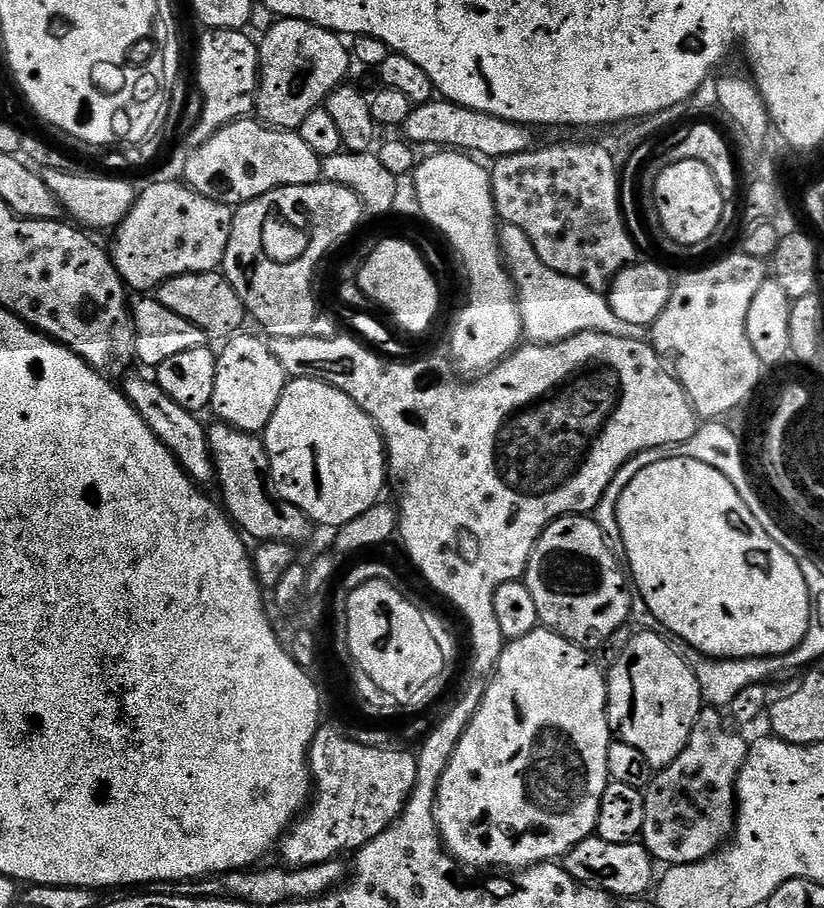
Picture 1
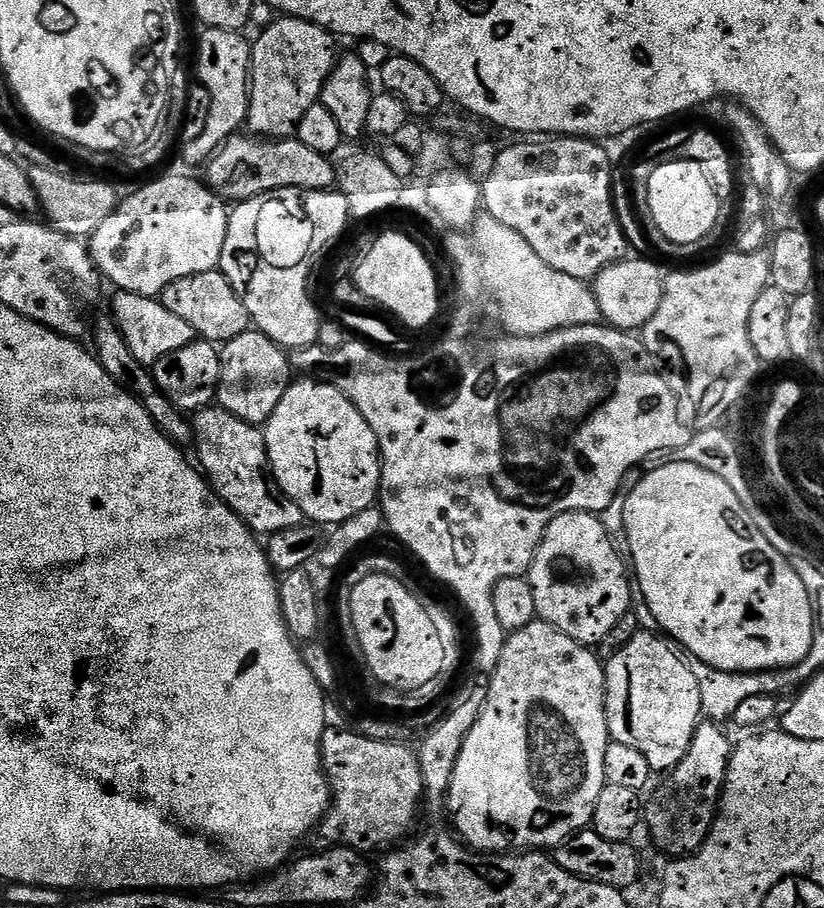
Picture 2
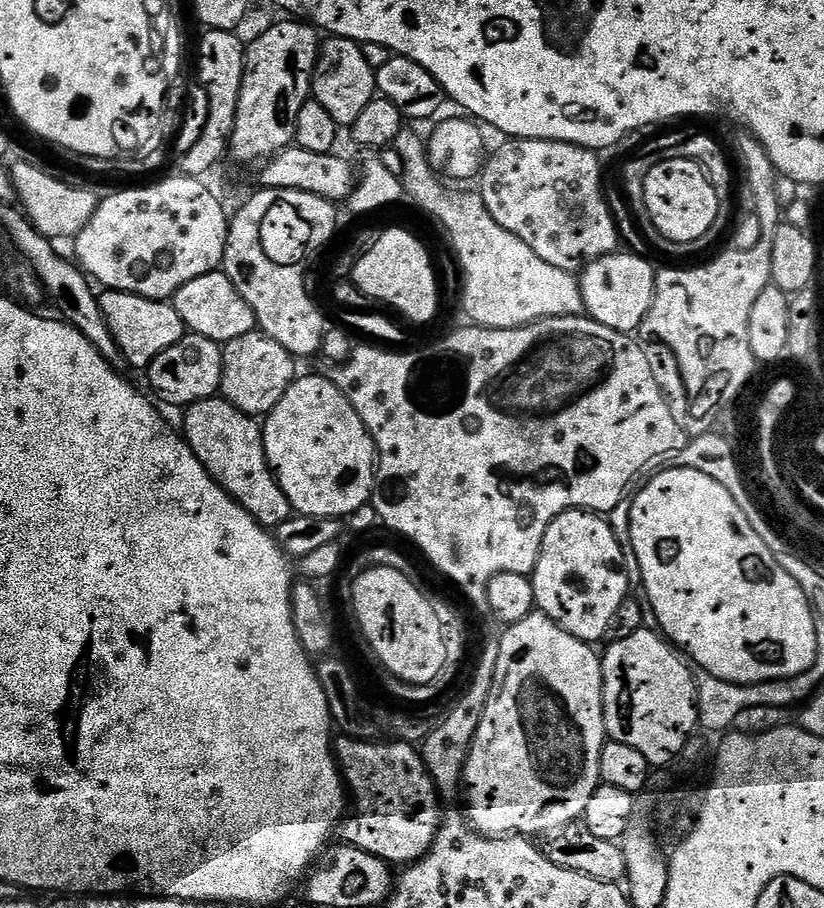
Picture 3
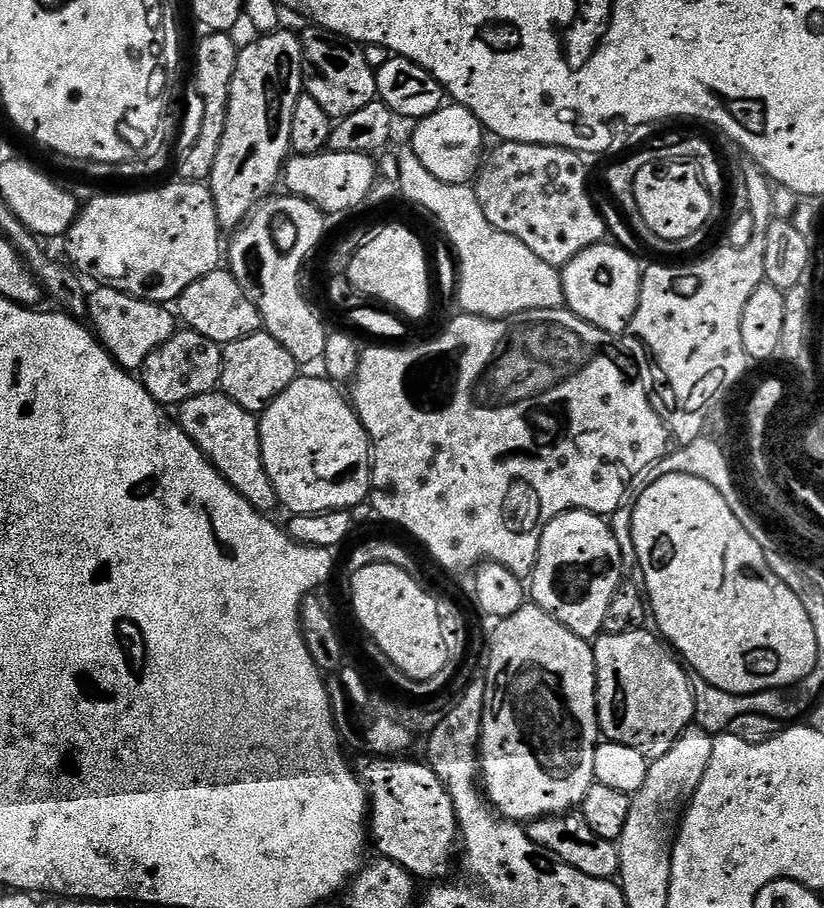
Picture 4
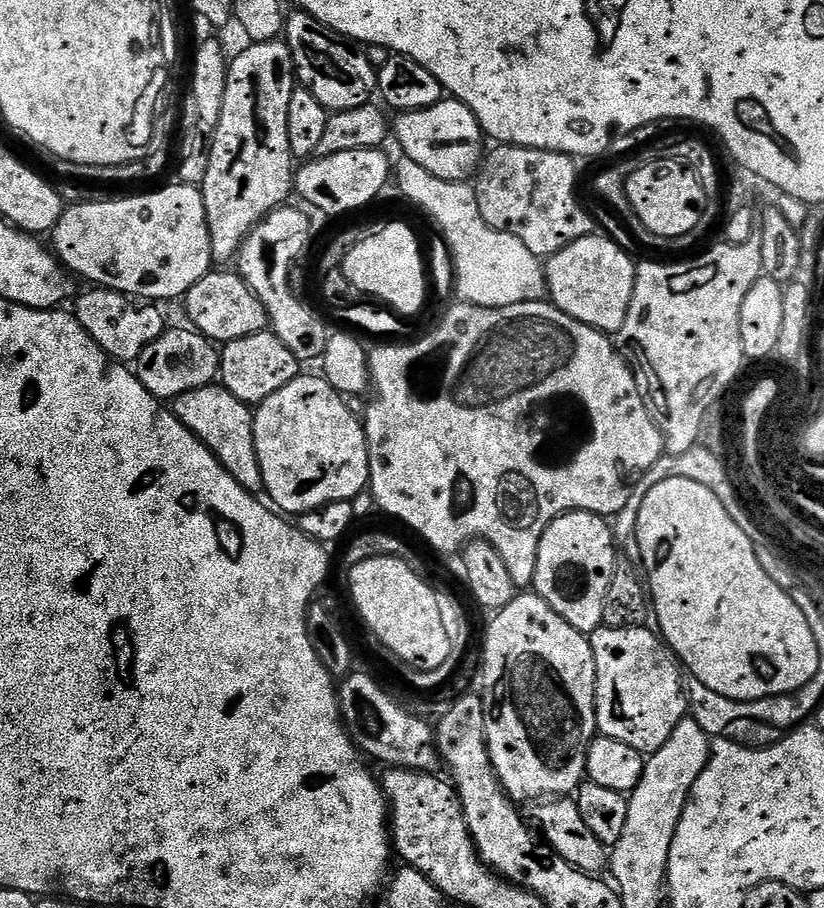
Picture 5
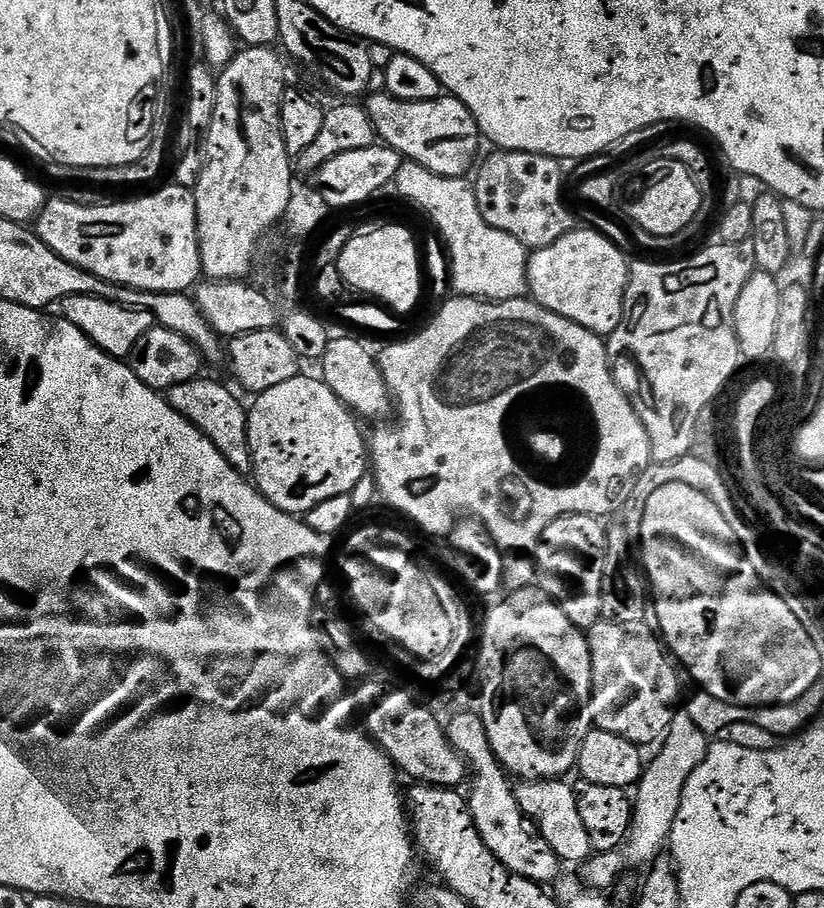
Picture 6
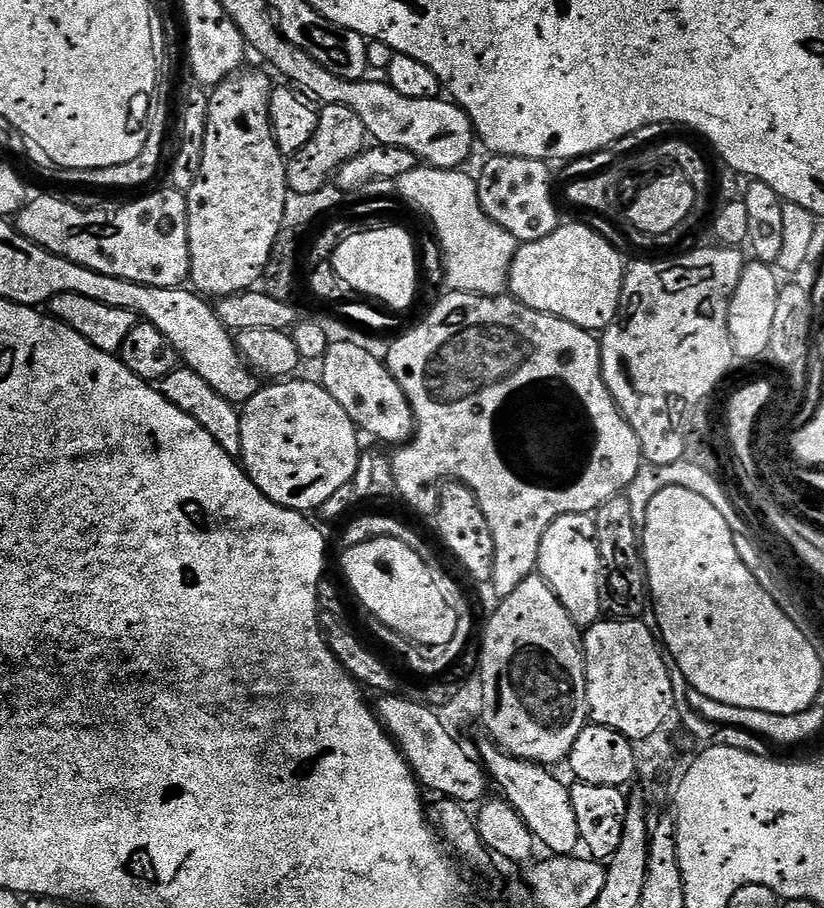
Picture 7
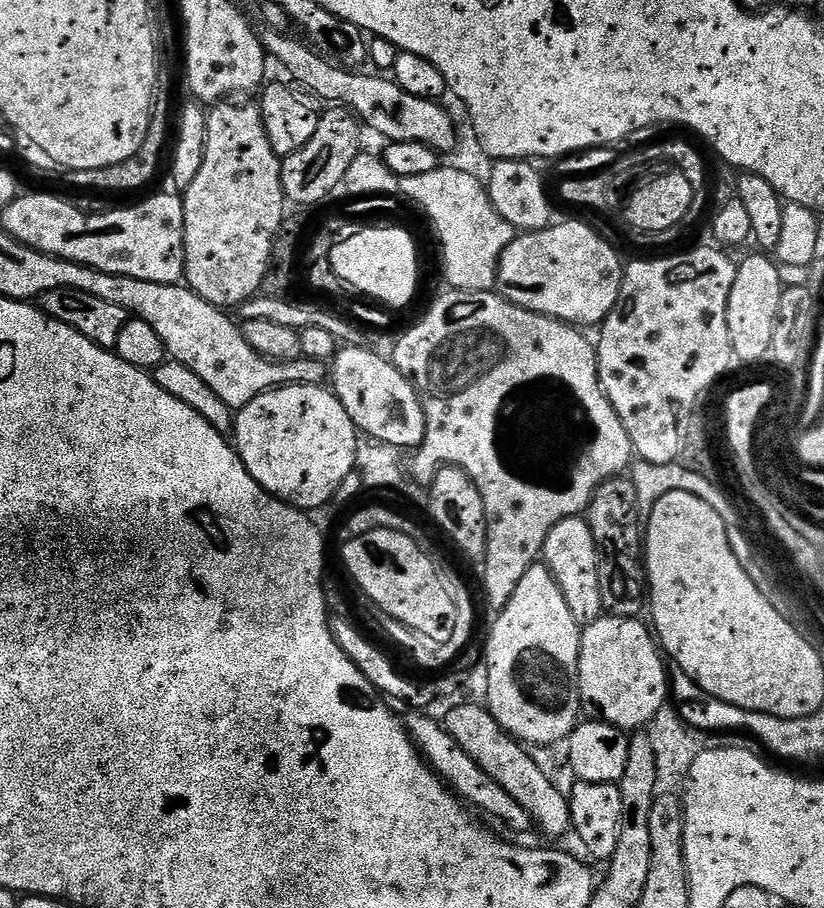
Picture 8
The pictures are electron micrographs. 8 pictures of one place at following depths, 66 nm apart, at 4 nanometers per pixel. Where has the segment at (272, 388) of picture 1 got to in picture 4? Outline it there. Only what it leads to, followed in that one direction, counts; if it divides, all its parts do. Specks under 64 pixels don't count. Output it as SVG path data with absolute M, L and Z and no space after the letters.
M263 330L250 334L246 338L238 338L234 342L223 345L222 374L220 375L219 387L238 406L246 410L260 414L268 407L271 400L286 386L290 386L298 378L298 365L294 354L278 342L269 332Z

